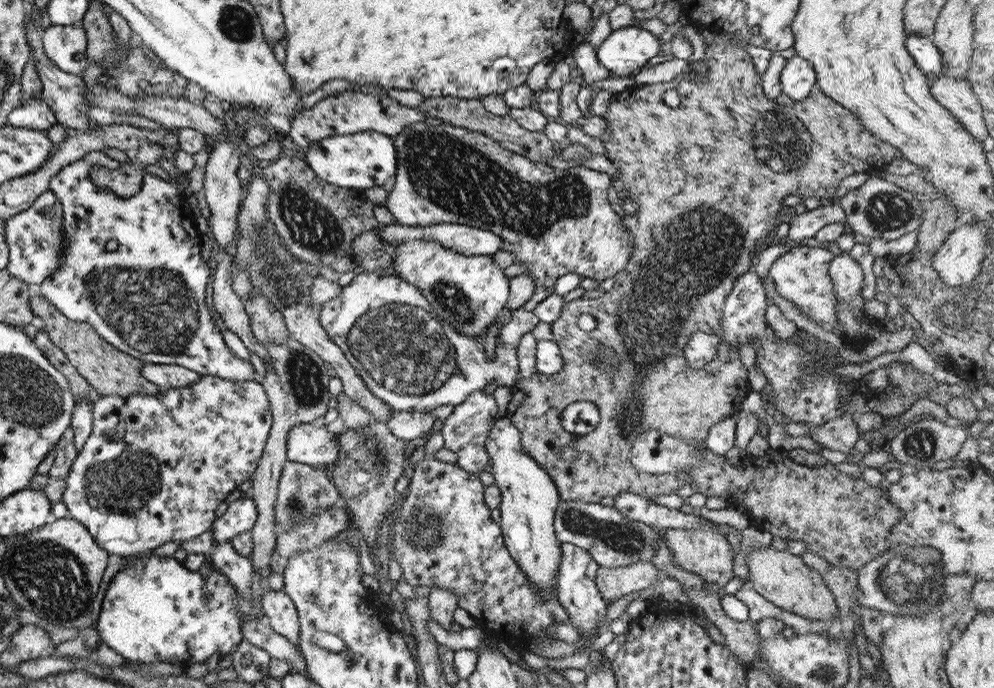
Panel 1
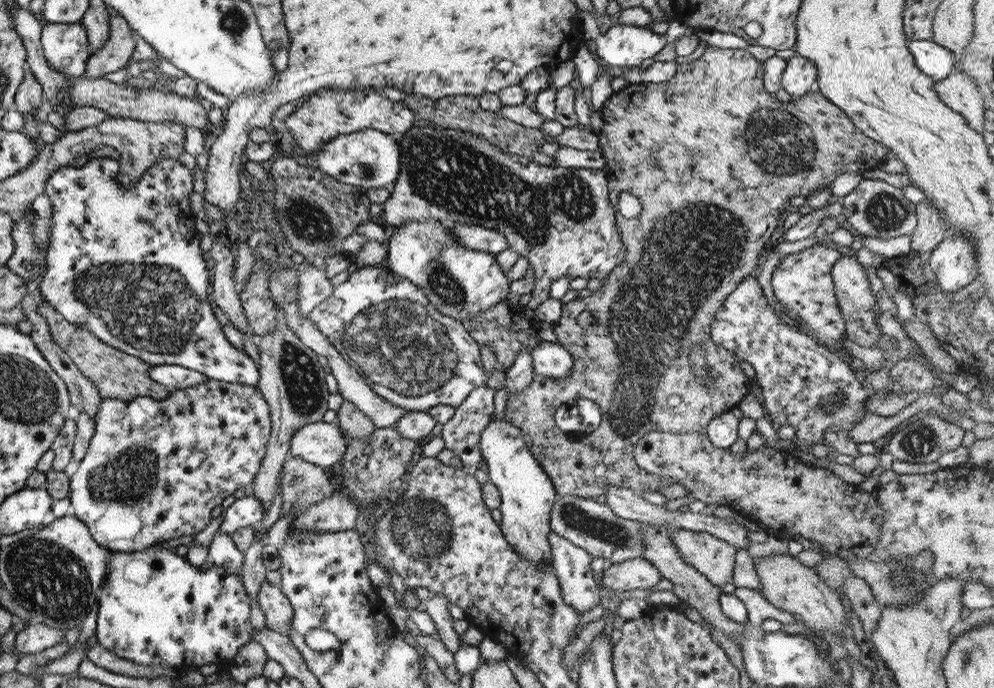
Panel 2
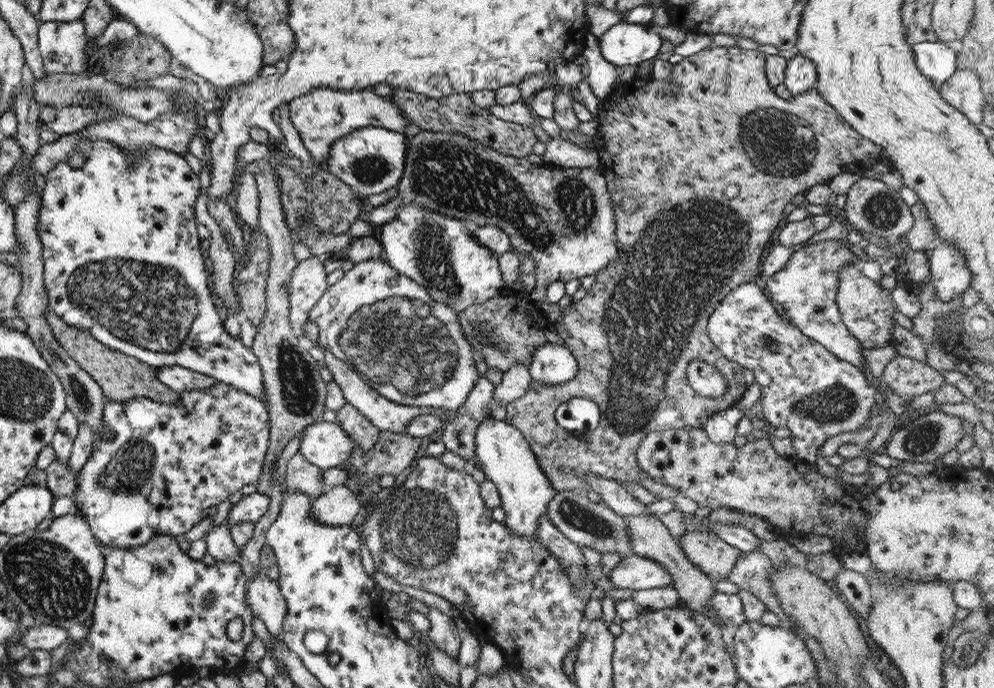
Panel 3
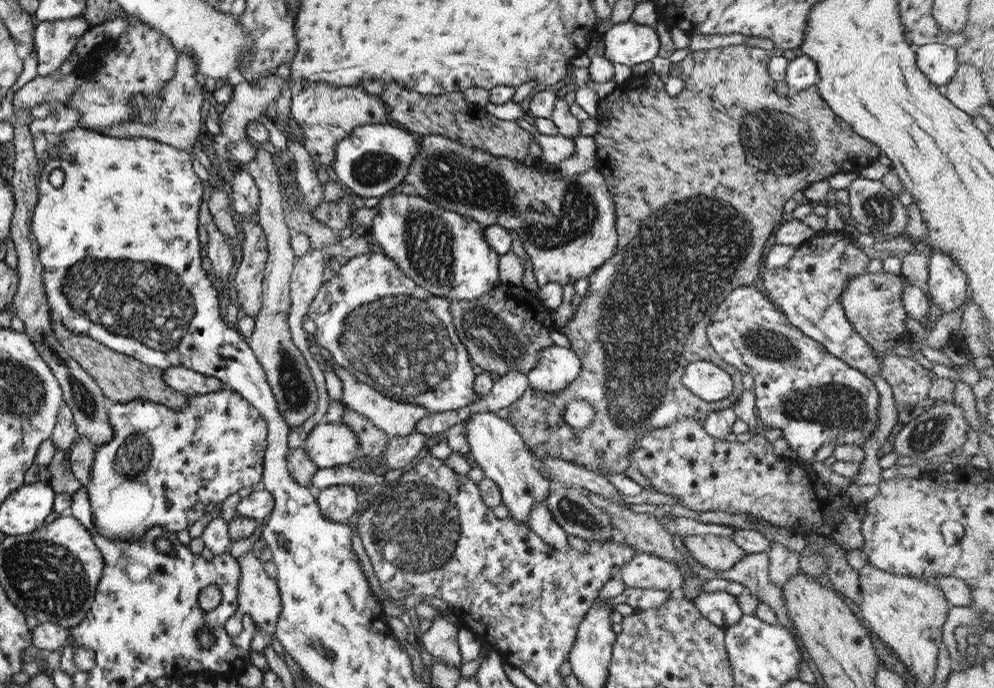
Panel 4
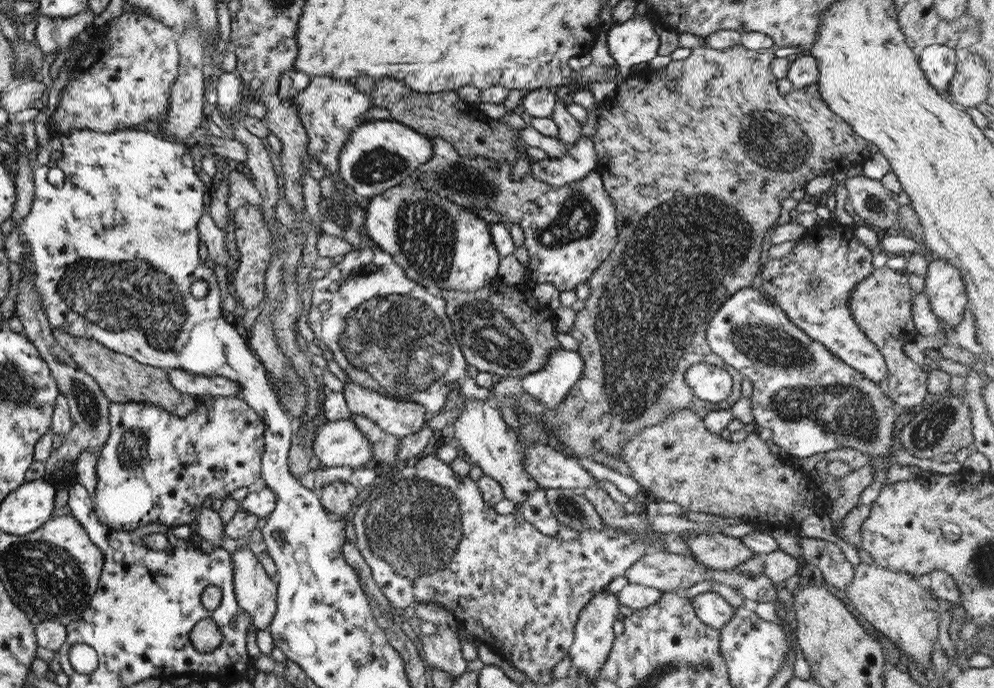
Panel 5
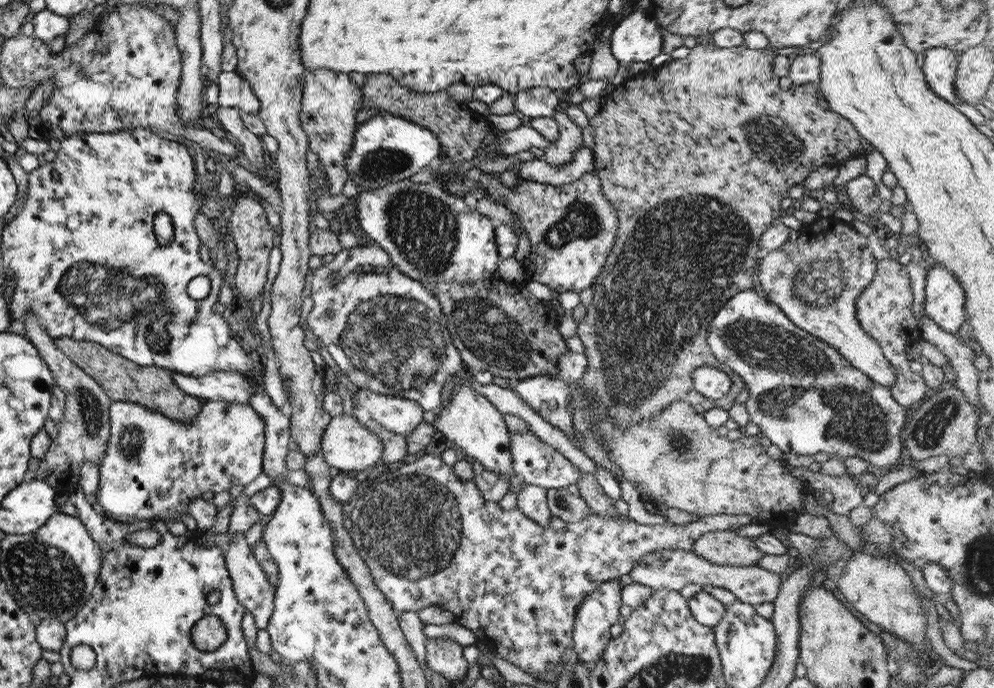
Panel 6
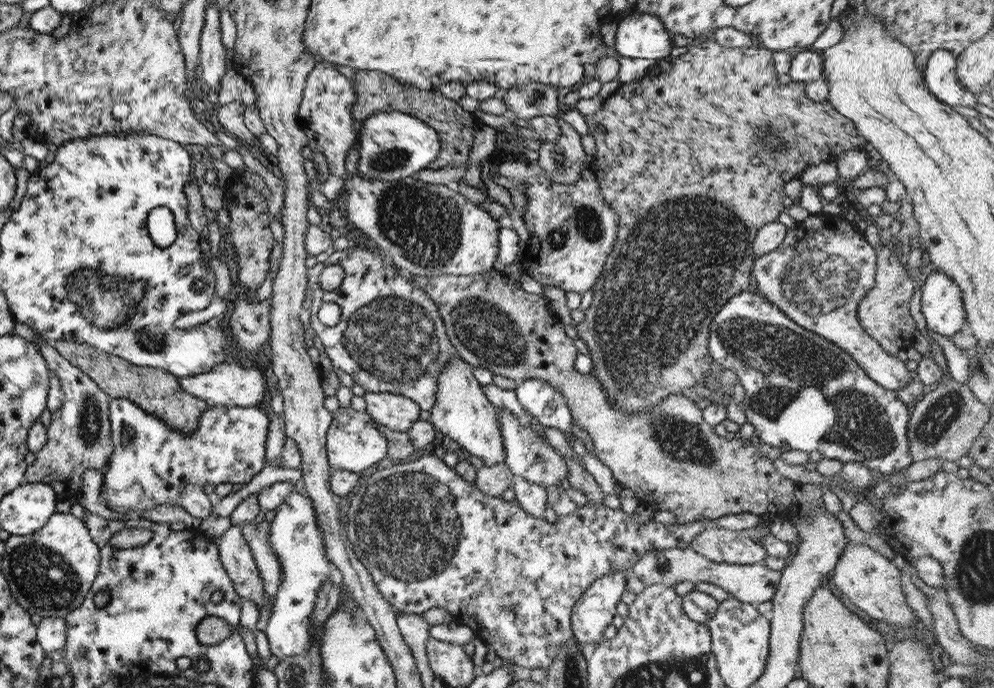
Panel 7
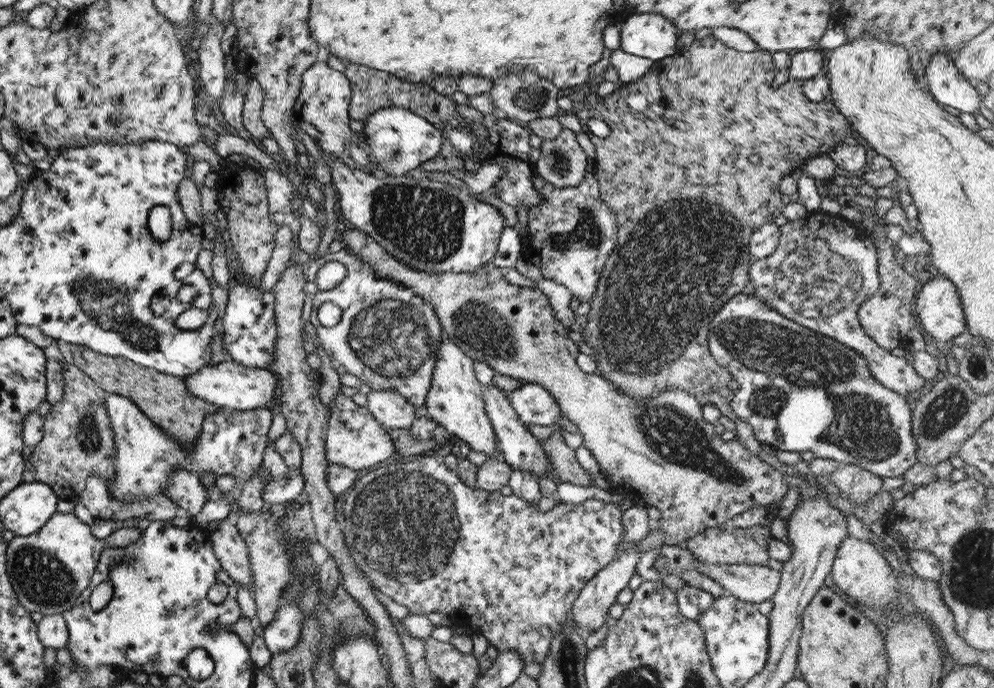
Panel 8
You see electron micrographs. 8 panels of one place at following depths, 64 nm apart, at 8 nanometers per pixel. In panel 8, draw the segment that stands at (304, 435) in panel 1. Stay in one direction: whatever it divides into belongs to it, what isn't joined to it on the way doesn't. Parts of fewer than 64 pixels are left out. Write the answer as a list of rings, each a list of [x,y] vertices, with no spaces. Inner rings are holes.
[[[338,391],[328,409],[324,449],[326,460],[347,469],[357,471],[369,468],[373,464],[387,460],[394,452],[394,444],[385,431],[386,428],[373,418],[366,409],[355,405],[351,398],[343,397]]]

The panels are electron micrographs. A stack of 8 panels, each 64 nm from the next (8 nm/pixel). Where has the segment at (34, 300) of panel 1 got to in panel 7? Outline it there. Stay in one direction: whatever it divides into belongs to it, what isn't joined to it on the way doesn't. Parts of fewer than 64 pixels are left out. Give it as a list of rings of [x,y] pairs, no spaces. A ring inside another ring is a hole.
[[[66,340],[50,341],[50,343],[63,358],[91,378],[110,399],[124,398],[134,402],[144,411],[161,419],[168,427],[177,429],[185,435],[196,429],[201,413],[211,405],[203,399],[201,399],[201,402],[197,402],[198,398],[187,394],[180,387],[178,377],[165,372],[163,369],[131,364],[87,343],[74,343]]]

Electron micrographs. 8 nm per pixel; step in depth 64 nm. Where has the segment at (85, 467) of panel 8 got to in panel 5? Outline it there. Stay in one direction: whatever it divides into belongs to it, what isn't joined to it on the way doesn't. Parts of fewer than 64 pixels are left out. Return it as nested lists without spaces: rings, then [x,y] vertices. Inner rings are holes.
[[[25,262],[23,266],[23,276],[17,284],[17,294],[14,303],[14,314],[23,326],[22,335],[29,339],[29,342],[37,349],[41,360],[45,361],[52,377],[56,382],[58,392],[65,397],[71,419],[71,428],[68,435],[62,439],[58,448],[51,451],[51,454],[43,462],[44,480],[53,483],[53,488],[69,488],[69,483],[75,480],[75,462],[77,456],[82,450],[98,455],[100,448],[105,444],[110,433],[110,424],[108,423],[108,406],[109,401],[105,398],[98,384],[84,371],[80,366],[70,358],[70,356],[57,344],[52,336],[52,330],[45,316],[40,294],[33,286],[34,273],[31,272],[31,264]]]

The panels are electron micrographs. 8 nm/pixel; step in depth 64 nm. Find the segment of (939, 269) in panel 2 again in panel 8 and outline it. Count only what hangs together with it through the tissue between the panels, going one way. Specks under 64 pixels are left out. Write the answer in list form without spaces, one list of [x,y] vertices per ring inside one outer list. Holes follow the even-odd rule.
[[[941,274],[923,283],[915,310],[923,330],[940,346],[950,345],[966,326],[956,288]]]

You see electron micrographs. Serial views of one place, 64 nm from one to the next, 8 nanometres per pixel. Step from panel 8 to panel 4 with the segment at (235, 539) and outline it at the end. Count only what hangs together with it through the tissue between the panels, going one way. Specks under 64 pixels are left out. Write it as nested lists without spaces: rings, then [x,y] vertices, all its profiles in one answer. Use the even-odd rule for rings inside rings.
[[[248,551],[241,557],[238,565],[240,566],[240,579],[237,585],[237,610],[225,622],[223,623],[223,629],[225,633],[231,637],[237,636],[242,629],[242,615],[248,614],[252,621],[254,622],[257,629],[263,630],[266,634],[270,636],[270,644],[273,650],[278,655],[284,655],[283,647],[279,644],[277,638],[275,638],[275,625],[277,622],[277,617],[281,612],[281,603],[278,593],[278,588],[276,585],[276,580],[271,578],[262,567],[262,562],[253,555],[253,553]]]

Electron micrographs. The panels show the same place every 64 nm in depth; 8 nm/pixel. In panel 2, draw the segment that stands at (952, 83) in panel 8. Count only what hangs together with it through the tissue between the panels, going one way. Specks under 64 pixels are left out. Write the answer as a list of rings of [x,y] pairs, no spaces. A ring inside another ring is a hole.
[[[908,40],[908,51],[914,60],[914,65],[926,74],[934,83],[941,81],[953,72],[954,58],[952,52],[935,44],[932,40]]]

